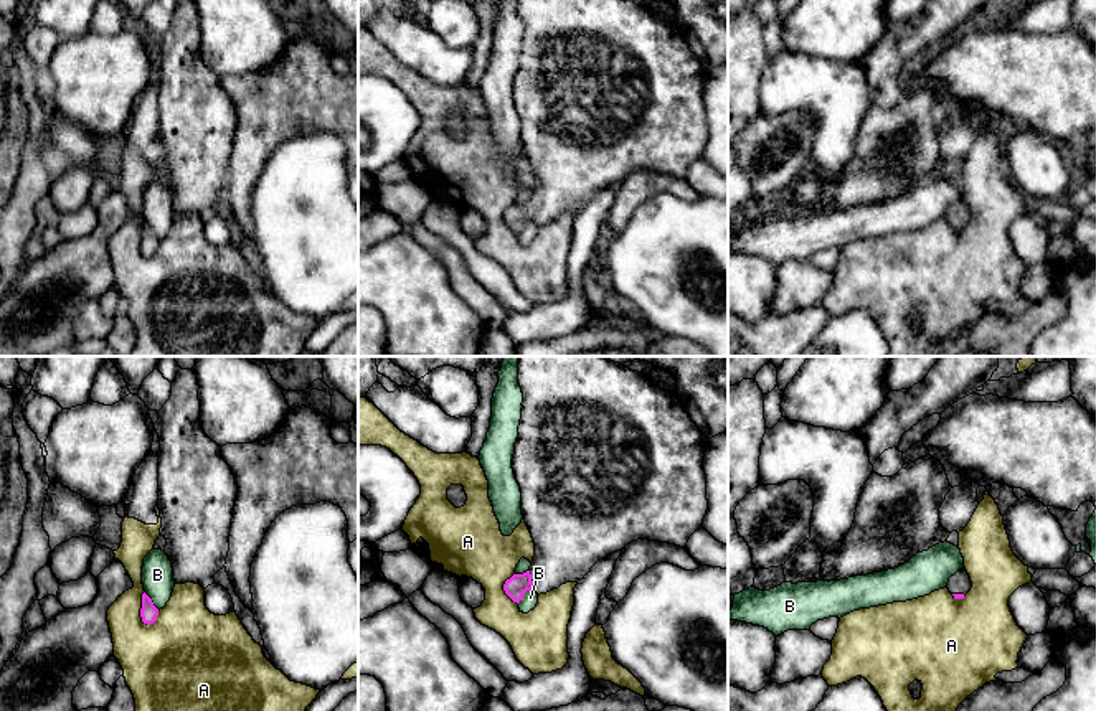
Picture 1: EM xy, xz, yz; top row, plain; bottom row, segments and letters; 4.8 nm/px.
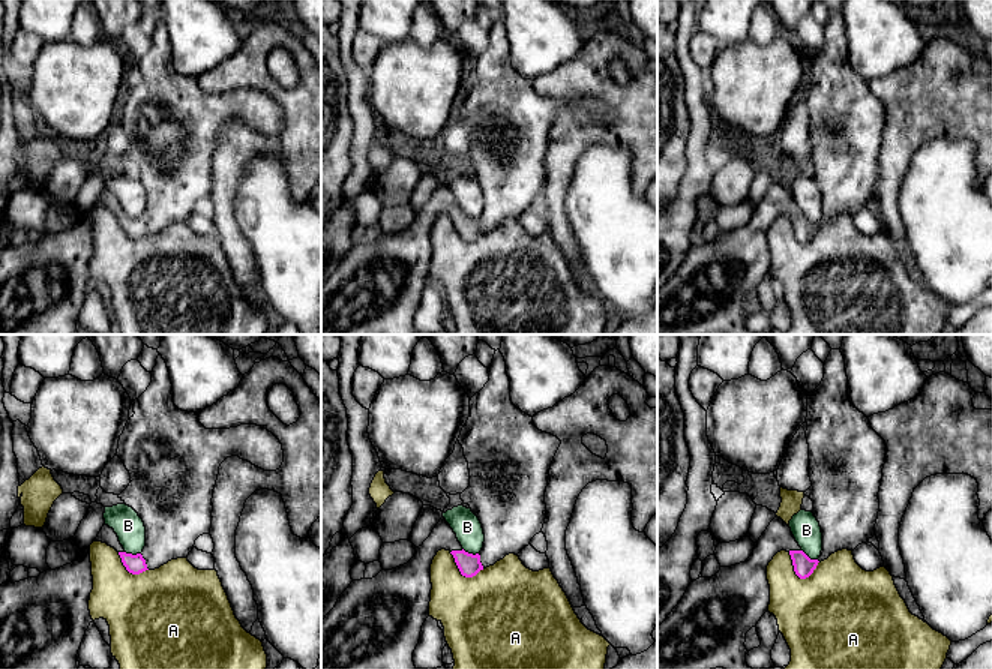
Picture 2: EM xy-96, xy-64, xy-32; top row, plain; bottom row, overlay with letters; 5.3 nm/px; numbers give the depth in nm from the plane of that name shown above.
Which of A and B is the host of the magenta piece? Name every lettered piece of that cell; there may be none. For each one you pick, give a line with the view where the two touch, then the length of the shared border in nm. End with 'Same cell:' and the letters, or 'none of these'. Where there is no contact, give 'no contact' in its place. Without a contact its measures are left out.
Same cell: none of these

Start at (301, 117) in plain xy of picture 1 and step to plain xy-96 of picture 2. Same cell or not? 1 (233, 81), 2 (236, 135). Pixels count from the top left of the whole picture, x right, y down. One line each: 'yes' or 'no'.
1: yes
2: yes

